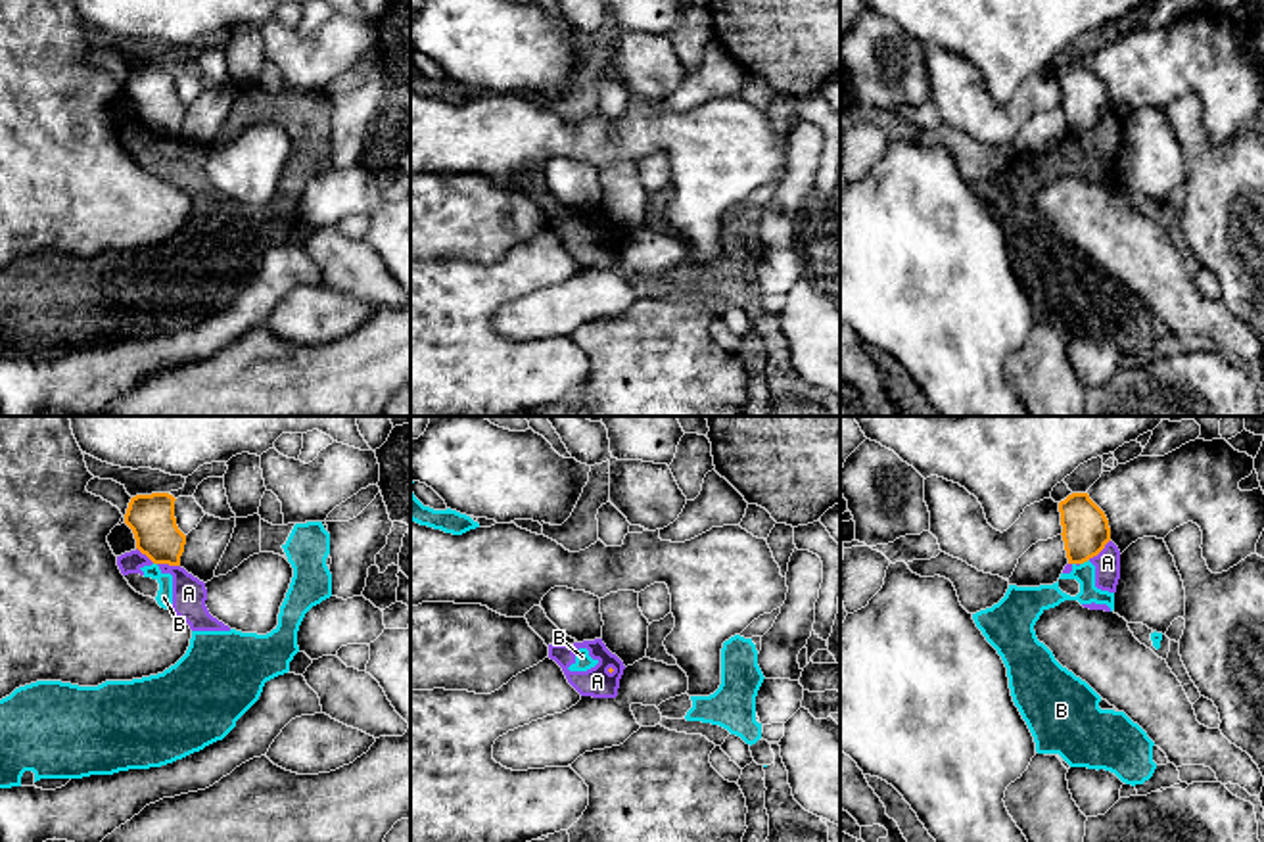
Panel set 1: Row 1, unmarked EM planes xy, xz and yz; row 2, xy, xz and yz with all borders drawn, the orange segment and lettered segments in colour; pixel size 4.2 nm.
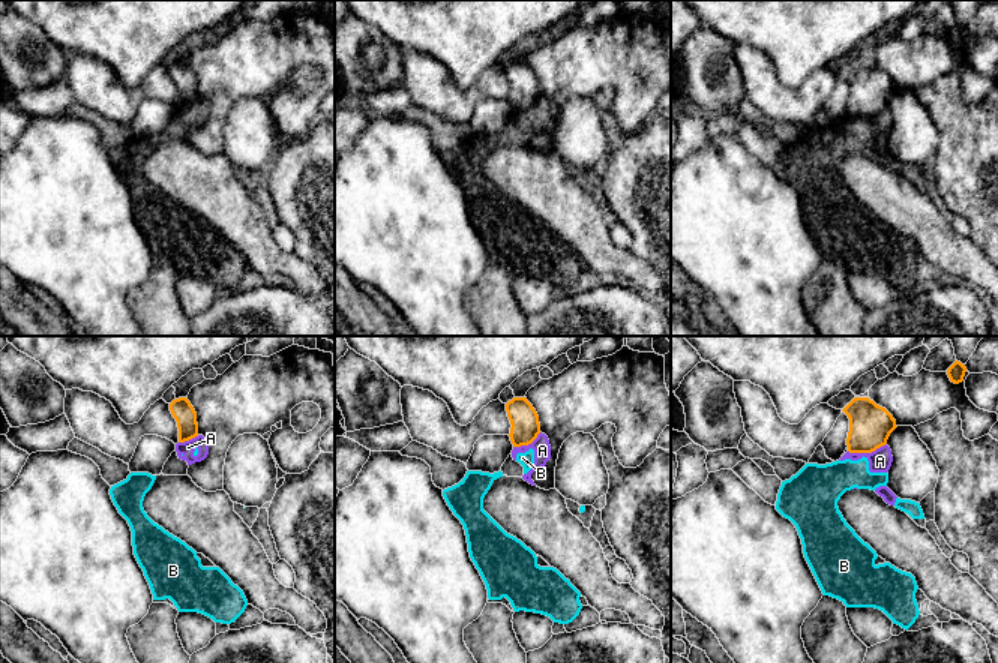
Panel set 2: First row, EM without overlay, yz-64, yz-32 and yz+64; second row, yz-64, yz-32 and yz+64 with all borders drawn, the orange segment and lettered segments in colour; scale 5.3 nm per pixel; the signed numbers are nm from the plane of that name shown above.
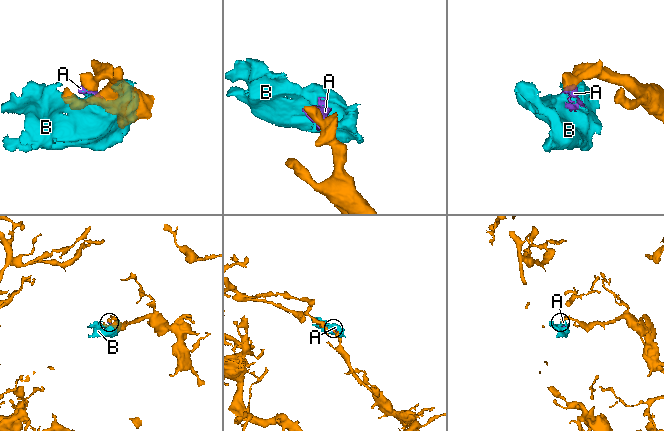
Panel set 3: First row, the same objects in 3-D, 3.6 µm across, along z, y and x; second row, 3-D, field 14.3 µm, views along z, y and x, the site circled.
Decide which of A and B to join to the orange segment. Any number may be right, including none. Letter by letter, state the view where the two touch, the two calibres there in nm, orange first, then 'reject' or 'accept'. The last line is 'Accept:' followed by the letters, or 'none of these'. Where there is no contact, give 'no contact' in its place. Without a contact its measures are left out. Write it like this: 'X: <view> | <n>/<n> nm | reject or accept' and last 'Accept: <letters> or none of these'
A: yz | 200/110 nm | reject
B: yz | 200/110 nm | reject
Accept: none of these

